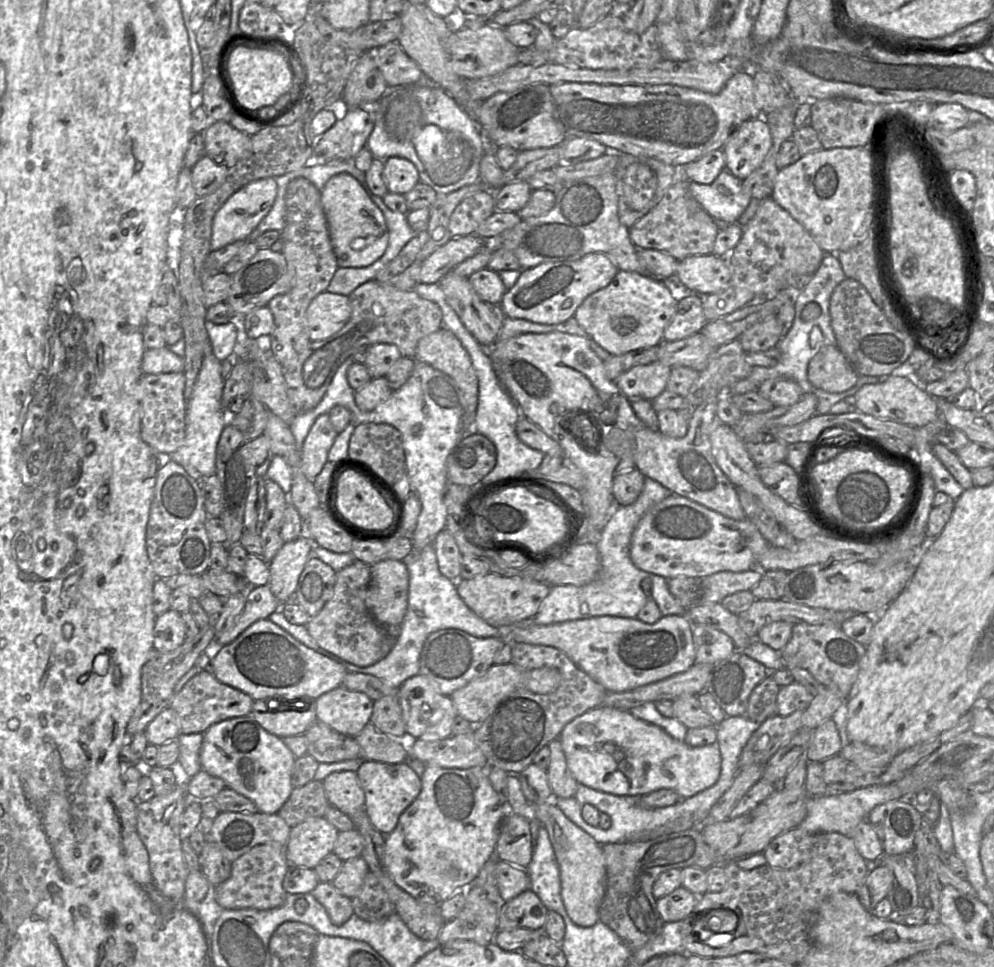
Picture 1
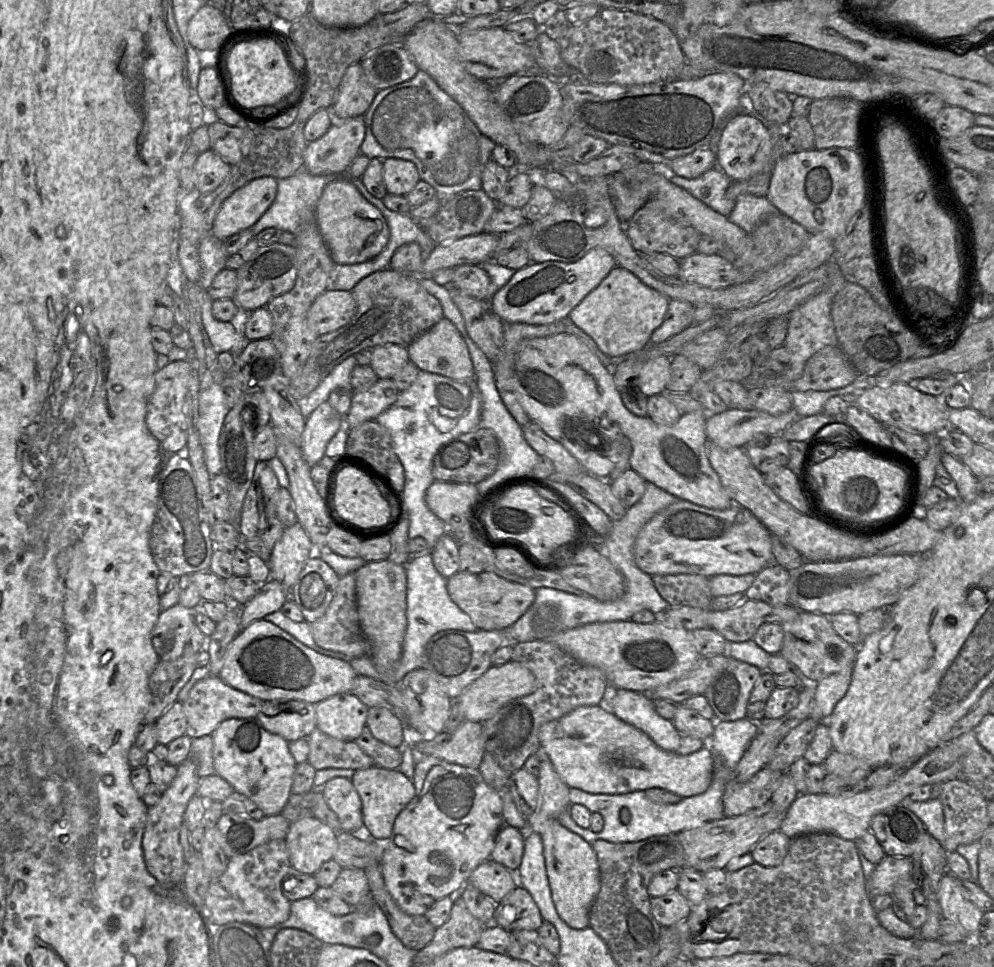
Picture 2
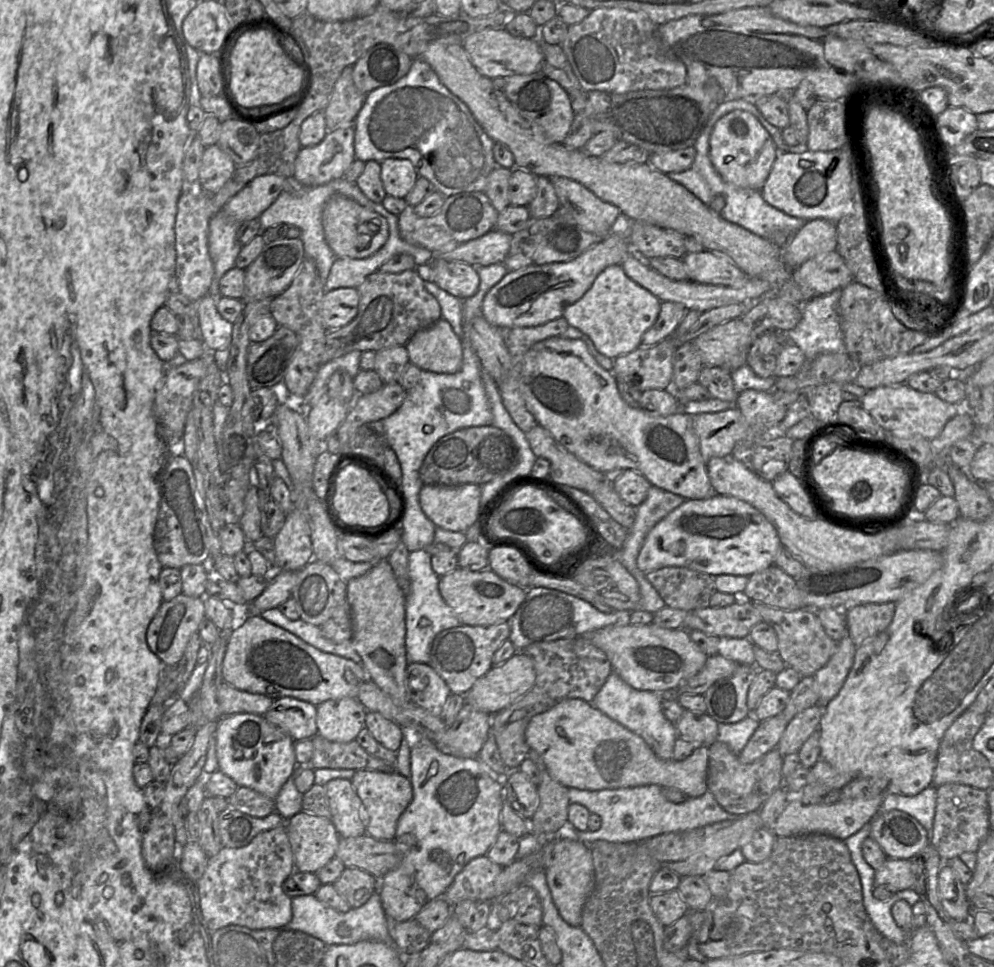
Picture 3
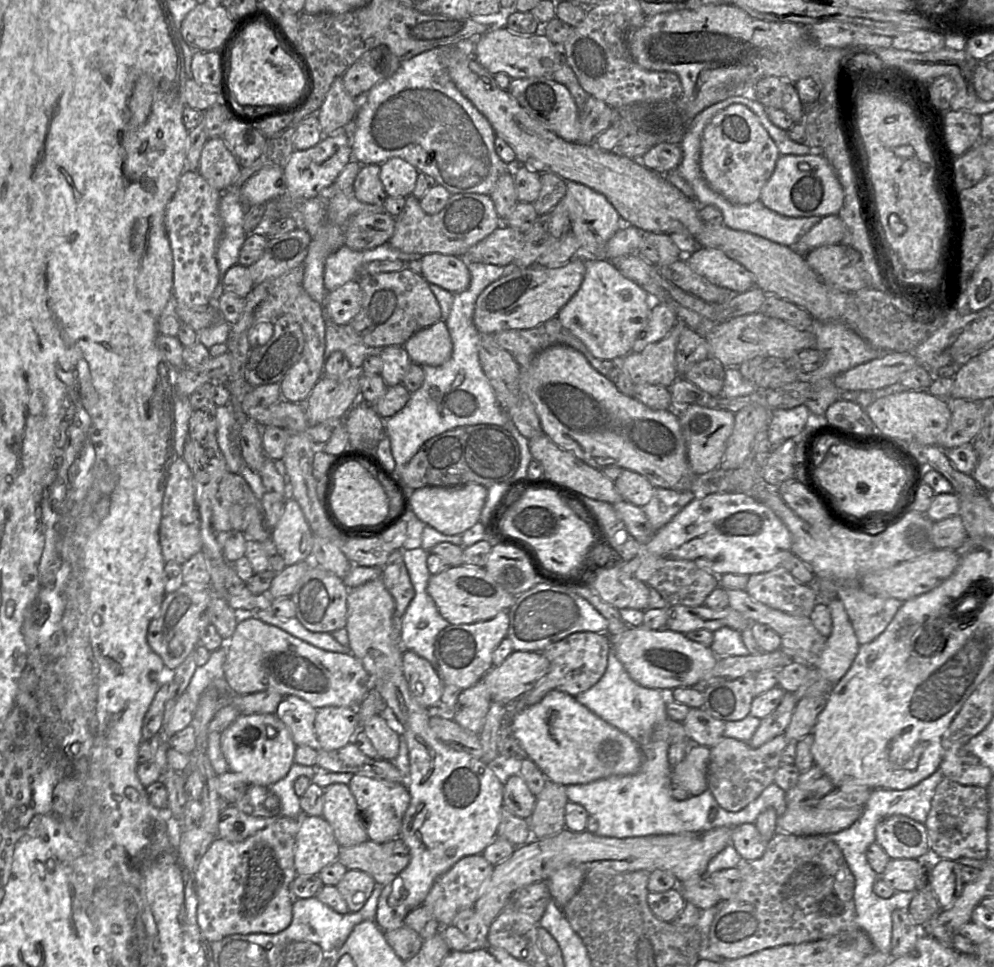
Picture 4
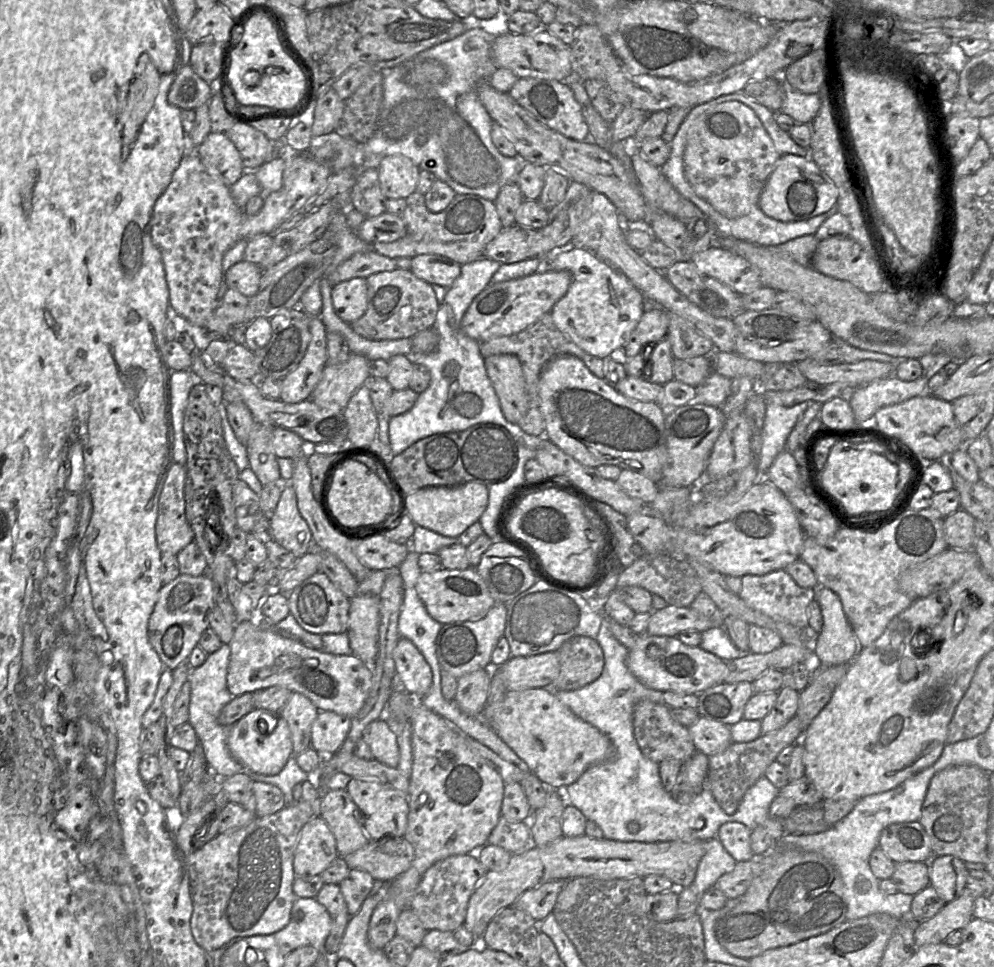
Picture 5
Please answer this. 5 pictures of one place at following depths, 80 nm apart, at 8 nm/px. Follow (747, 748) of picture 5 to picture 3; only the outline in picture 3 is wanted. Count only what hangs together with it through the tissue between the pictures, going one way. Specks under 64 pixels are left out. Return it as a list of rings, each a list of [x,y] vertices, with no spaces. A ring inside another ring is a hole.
[[[715,741],[709,746],[707,789],[718,804],[727,812],[746,815],[759,811],[772,793],[783,786],[783,757],[775,748],[750,764],[743,764],[723,742]]]

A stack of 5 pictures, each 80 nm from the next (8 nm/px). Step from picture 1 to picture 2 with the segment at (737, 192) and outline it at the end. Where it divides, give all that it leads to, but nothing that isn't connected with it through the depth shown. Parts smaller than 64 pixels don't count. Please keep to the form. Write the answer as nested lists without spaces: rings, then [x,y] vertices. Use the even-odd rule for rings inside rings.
[[[713,168],[695,179],[687,179],[672,173],[667,173],[667,178],[727,218],[735,207],[735,201],[728,199],[726,195],[733,181],[721,170]]]

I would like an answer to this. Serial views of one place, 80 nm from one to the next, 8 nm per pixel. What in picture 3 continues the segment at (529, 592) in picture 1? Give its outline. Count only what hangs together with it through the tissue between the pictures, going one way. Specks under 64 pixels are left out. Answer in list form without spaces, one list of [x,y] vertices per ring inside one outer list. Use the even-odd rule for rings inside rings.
[[[458,567],[439,580],[439,592],[461,625],[490,626],[509,621],[524,602],[526,591],[502,579],[489,568],[470,571]]]

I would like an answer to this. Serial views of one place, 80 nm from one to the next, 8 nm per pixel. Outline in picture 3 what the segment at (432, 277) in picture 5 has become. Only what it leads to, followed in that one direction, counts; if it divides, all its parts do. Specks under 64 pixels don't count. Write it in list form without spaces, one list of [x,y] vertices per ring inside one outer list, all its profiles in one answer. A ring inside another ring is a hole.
[[[437,257],[430,264],[436,275],[434,283],[448,293],[464,300],[477,292],[480,278],[472,265]]]

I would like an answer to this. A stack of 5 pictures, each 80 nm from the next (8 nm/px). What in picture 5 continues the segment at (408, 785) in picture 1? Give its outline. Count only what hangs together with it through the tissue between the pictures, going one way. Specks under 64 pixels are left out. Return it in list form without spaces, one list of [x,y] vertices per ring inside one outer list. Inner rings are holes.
[[[352,778],[346,790],[362,814],[363,829],[370,841],[404,837],[409,814],[407,794],[383,785],[377,780],[362,778]]]

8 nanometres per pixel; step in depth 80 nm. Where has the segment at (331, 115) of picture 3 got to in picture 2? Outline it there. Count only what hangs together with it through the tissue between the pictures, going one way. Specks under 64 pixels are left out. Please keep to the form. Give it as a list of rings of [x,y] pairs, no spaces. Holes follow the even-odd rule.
[[[360,63],[351,65],[342,78],[332,105],[335,117],[339,120],[363,117],[377,92],[368,82]]]

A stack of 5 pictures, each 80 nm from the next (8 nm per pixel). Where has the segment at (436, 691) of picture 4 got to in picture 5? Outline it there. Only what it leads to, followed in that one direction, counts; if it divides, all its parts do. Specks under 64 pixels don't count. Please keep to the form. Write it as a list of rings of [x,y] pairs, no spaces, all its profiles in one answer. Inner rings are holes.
[[[400,637],[393,651],[398,682],[415,698],[423,697],[432,684],[431,667],[418,648]]]

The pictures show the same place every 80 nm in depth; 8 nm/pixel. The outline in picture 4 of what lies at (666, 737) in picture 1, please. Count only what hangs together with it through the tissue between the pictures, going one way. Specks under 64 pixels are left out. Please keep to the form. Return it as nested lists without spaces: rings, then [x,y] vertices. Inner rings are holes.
[[[557,690],[519,712],[512,721],[512,733],[522,754],[533,761],[547,780],[563,786],[631,775],[642,761],[640,748],[630,736],[598,717],[574,696]],[[690,745],[684,759],[671,769],[671,784],[685,789],[690,796],[707,790],[707,767],[710,748]]]

